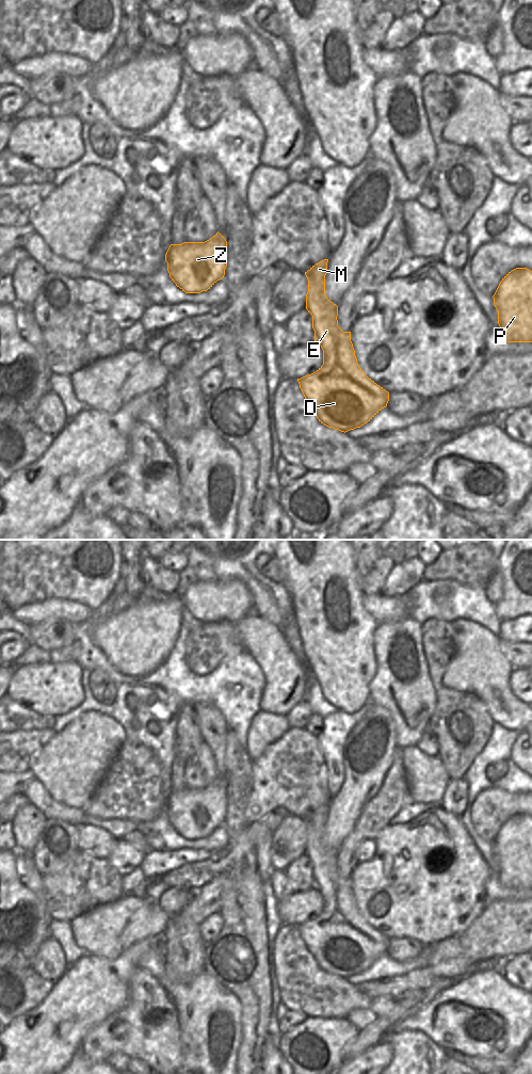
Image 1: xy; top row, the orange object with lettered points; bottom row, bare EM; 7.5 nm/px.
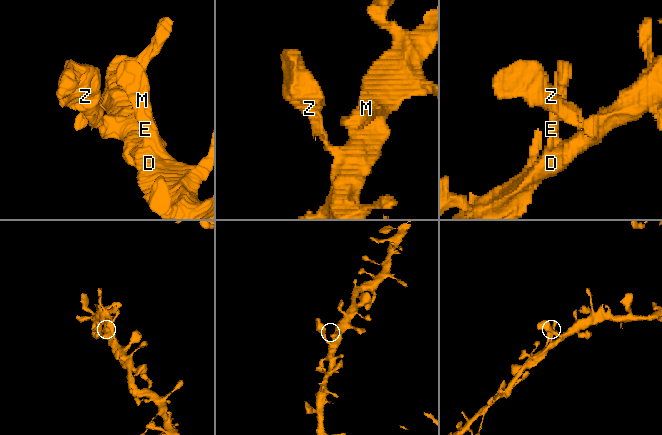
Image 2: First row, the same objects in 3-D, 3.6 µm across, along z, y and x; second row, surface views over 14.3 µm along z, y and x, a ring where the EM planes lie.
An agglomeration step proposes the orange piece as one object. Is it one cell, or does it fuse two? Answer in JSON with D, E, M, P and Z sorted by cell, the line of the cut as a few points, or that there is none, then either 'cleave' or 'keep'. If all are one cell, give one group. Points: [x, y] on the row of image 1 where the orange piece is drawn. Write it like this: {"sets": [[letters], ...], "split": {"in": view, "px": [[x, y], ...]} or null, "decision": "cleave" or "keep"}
{"sets": [["D", "E", "M", "P", "Z"]], "split": null, "decision": "keep"}

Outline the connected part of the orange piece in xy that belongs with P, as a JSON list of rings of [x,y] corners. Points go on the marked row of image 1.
[[[516,268],[509,272],[493,298],[500,337],[507,342],[532,342],[532,271]]]

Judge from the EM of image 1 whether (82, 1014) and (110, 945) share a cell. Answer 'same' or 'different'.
different

